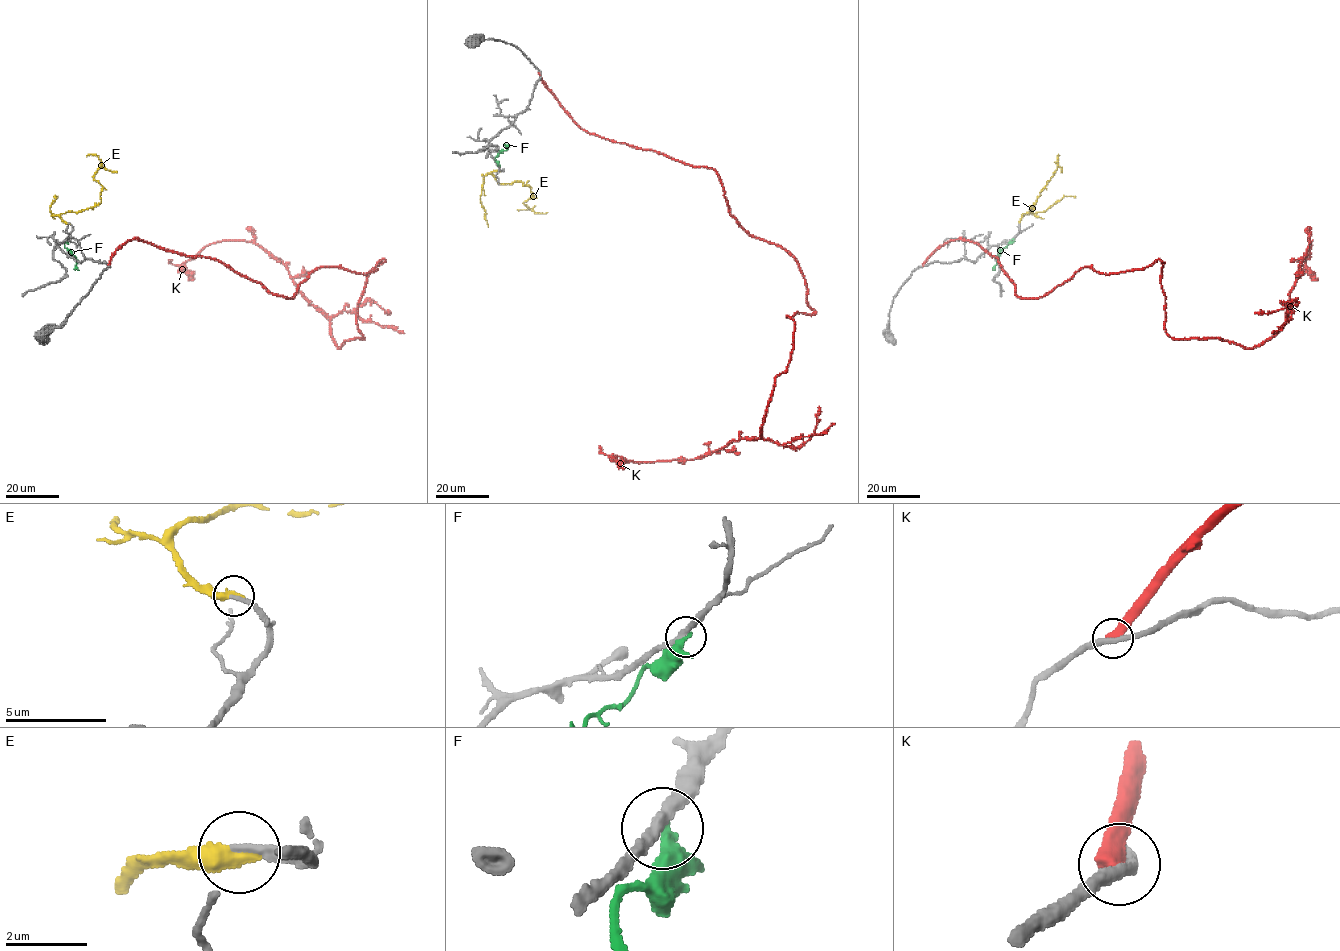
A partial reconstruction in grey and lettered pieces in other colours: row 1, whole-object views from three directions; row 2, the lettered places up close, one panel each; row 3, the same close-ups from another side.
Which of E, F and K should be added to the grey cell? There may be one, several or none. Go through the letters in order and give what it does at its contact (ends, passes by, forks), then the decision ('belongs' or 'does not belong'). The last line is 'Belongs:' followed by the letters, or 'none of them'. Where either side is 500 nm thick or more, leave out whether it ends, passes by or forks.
E: it ends | belongs
F: it ends | does not belong
K: does not belong
Belongs: E

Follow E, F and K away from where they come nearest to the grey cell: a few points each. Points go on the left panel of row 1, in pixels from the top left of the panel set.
E: (68, 223), (60, 215), (79, 212), (101, 202), (103, 186), (93, 177), (101, 161), (95, 155), (86, 156)
F: (67, 238), (64, 246), (76, 259), (78, 270)
K: (109, 266), (143, 240), (292, 298), (385, 260), (339, 348), (254, 243), (205, 246), (192, 281)

